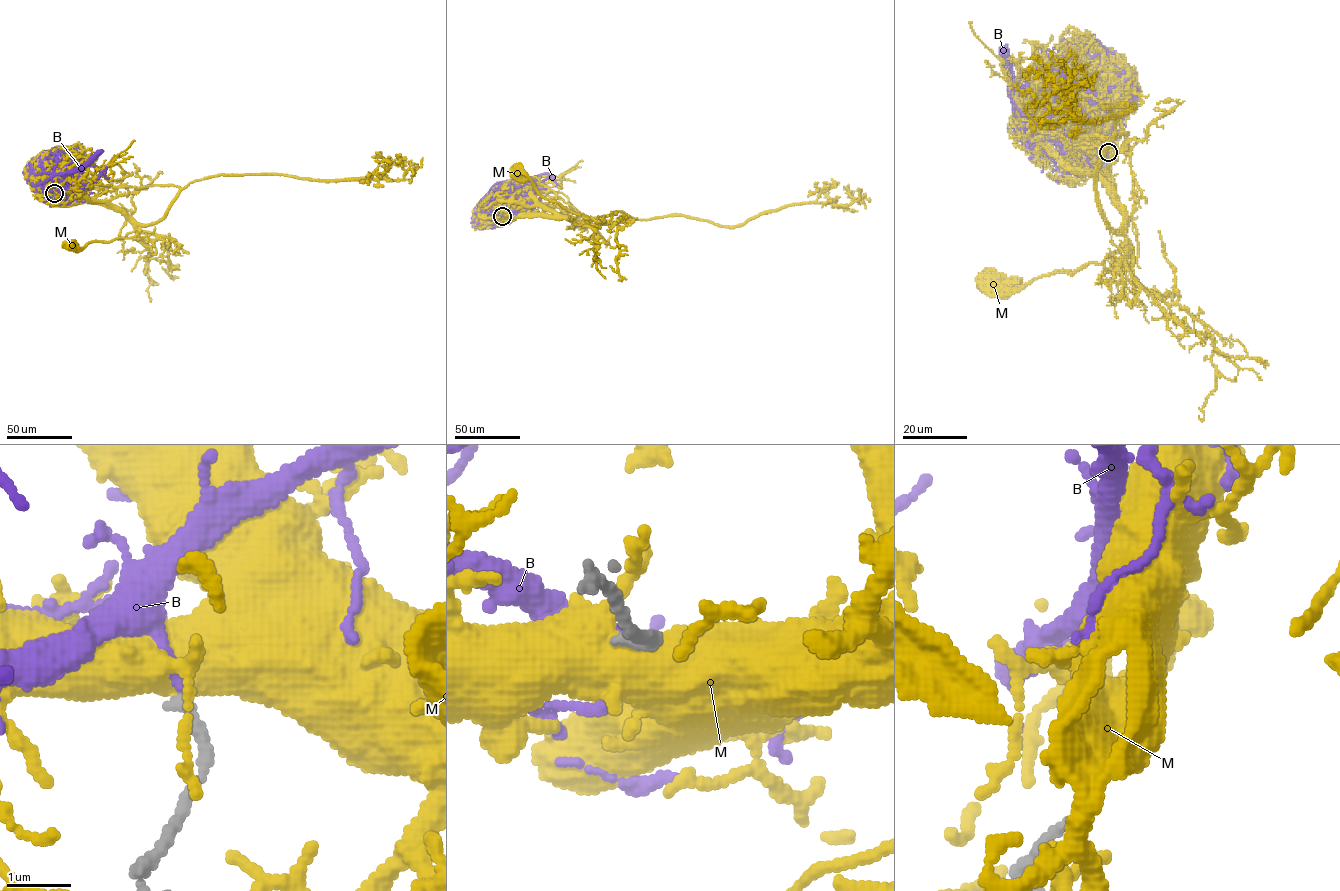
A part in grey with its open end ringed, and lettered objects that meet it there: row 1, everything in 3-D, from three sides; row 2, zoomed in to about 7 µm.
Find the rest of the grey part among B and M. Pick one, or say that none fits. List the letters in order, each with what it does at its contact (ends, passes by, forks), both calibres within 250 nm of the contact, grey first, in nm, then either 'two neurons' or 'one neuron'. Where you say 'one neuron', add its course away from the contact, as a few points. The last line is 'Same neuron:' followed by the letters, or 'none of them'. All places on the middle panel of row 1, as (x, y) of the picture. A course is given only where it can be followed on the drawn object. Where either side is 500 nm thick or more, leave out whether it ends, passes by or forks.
B: it ends there; 200 nm thick on the grey side, 200 nm on the other; one neuron; it runs (502, 216), (509, 215), (509, 206), (497, 208), (504, 194), (489, 196), (490, 191), (479, 202), (473, 227)
M: 200 nm thick on the grey side, 600 nm on the other; two neurons
Same neuron: B

